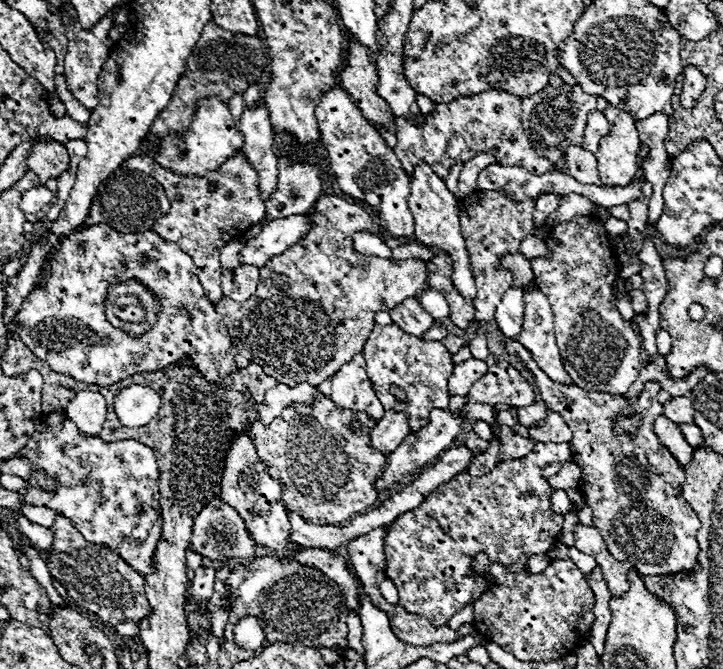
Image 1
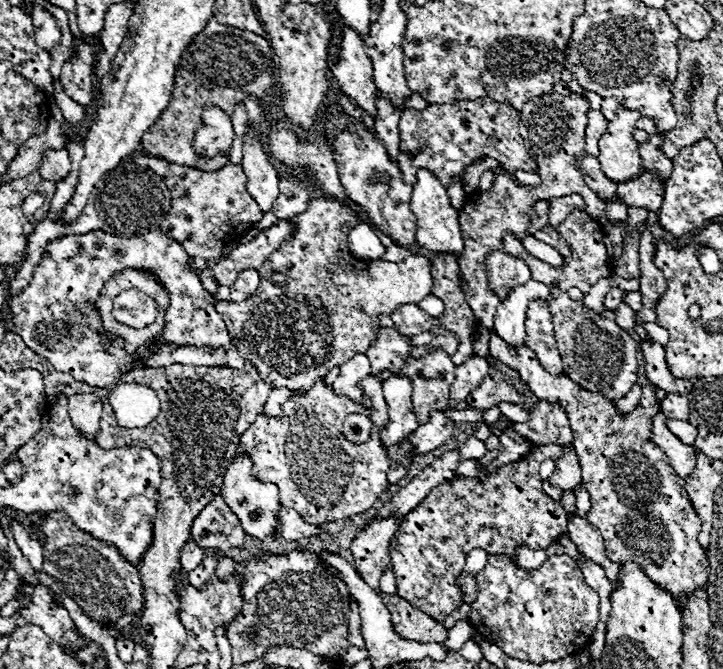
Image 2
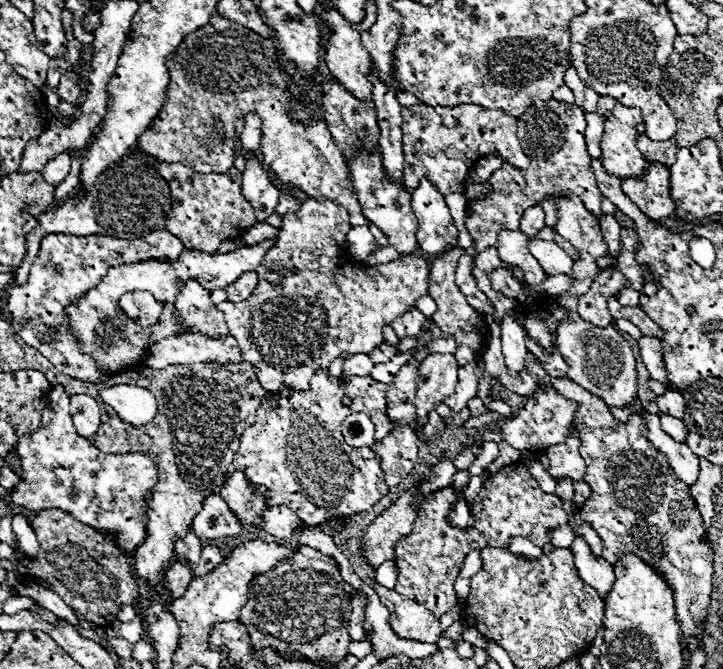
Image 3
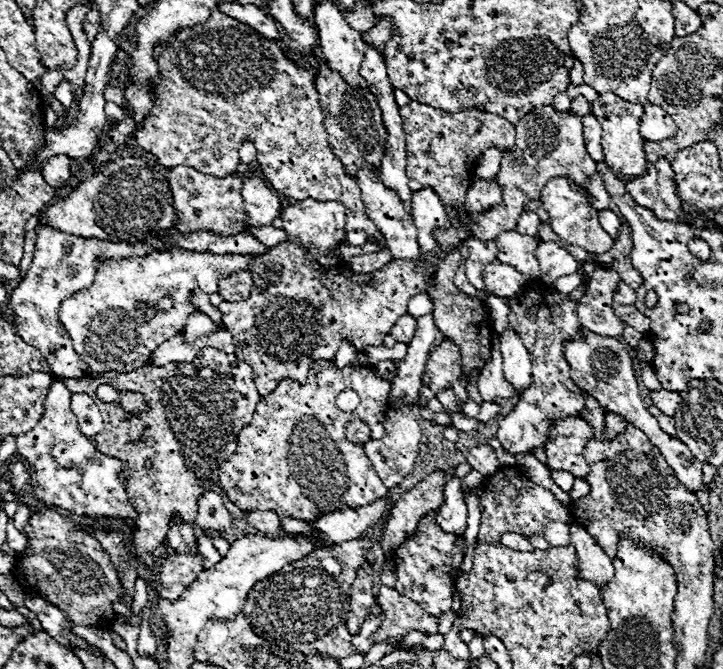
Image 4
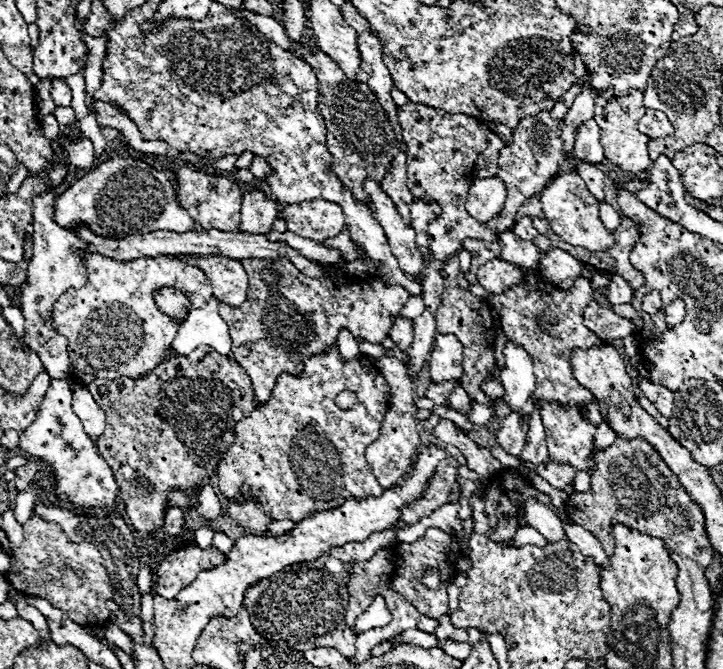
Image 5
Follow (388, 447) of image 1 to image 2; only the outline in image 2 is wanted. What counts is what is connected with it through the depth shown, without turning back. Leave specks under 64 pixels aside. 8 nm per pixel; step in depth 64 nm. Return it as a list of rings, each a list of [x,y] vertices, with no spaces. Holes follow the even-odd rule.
[[[406,376],[390,378],[384,382],[384,398],[388,404],[388,426],[380,434],[382,444],[390,446],[402,436],[412,434],[418,428],[412,410],[412,384]]]

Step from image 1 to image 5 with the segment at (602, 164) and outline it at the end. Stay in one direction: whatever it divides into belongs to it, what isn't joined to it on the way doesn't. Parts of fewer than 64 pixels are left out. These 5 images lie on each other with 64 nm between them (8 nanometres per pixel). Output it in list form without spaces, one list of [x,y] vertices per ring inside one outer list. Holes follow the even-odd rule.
[[[604,90],[600,98],[594,104],[594,120],[600,124],[602,130],[602,146],[606,152],[606,158],[616,164],[624,172],[644,172],[652,160],[648,156],[648,136],[644,136],[638,130],[638,120],[646,114],[646,106],[642,102],[642,92],[632,90],[626,96],[616,96],[612,90]]]

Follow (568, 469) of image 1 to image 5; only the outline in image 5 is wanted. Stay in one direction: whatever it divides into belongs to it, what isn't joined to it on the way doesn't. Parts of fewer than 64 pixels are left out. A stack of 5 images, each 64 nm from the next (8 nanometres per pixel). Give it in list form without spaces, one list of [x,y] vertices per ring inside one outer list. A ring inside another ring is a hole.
[[[544,404],[542,422],[546,428],[548,452],[554,462],[572,464],[576,470],[586,470],[586,458],[592,448],[596,426],[586,420],[578,406]]]

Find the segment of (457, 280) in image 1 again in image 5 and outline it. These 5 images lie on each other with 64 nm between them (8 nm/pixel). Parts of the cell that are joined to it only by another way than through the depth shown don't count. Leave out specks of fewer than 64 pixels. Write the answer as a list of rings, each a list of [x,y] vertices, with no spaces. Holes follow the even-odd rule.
[[[416,200],[412,204],[412,228],[416,232],[416,248],[422,254],[428,254],[428,222],[436,218],[436,214],[440,212],[438,204],[428,204],[422,200]]]

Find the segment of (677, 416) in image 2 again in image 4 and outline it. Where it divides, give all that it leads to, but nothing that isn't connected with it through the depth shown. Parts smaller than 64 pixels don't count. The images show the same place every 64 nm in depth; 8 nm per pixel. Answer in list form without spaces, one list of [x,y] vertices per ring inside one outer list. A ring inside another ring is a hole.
[[[650,390],[650,400],[656,408],[660,408],[666,416],[674,416],[676,410],[678,410],[678,404],[680,404],[680,394],[678,392],[670,392],[670,390]]]

